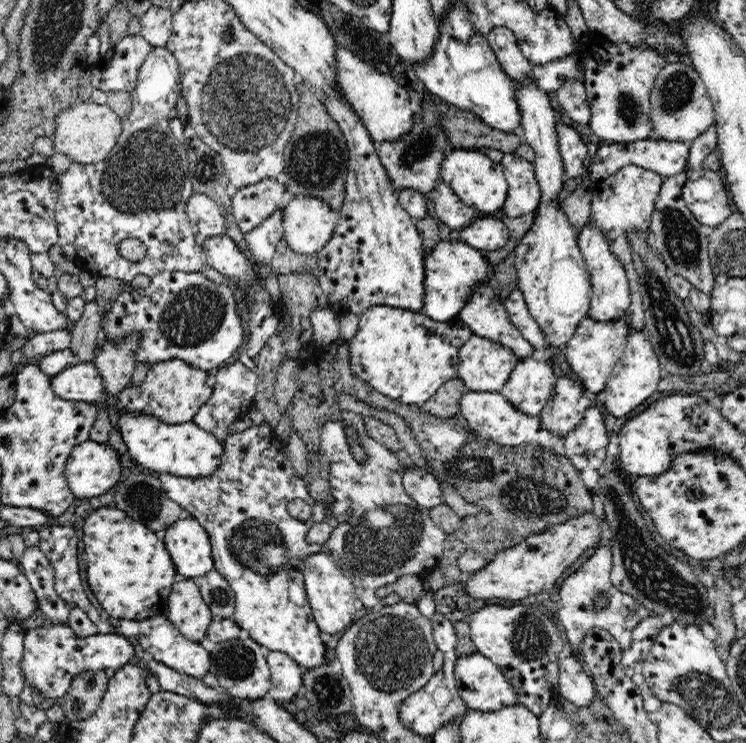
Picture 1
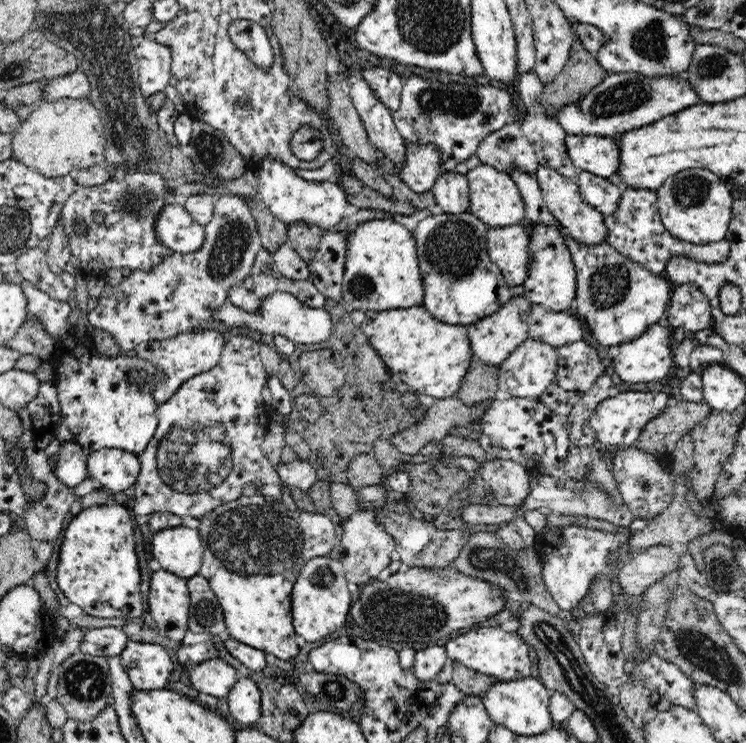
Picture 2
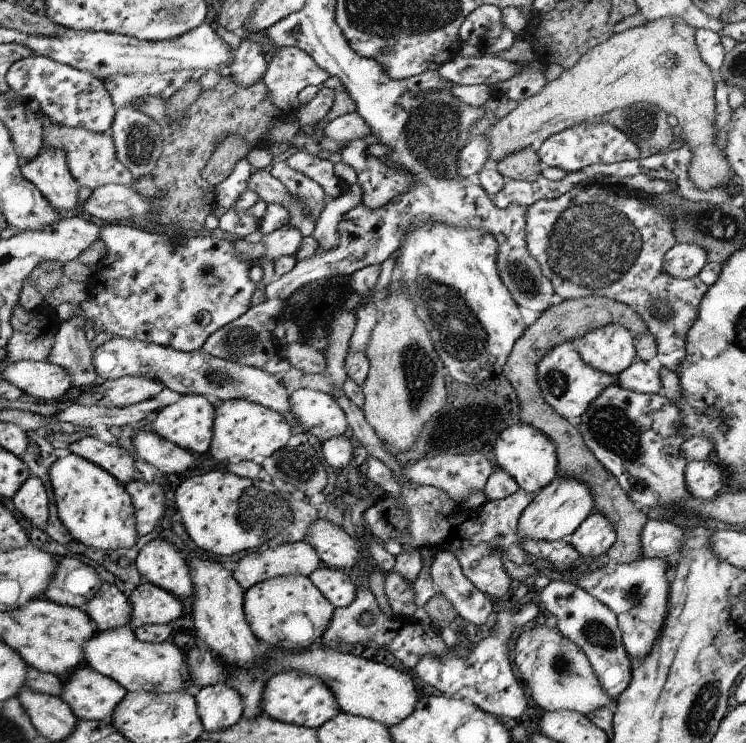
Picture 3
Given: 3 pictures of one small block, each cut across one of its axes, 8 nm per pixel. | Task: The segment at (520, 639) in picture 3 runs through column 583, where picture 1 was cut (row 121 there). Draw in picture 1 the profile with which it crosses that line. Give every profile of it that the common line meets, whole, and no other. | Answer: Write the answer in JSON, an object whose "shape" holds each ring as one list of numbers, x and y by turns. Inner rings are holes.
{"shape":[[688,60,669,63,662,68,650,94,651,118,655,125,652,140,690,143,715,124,713,101,708,97,704,82]]}

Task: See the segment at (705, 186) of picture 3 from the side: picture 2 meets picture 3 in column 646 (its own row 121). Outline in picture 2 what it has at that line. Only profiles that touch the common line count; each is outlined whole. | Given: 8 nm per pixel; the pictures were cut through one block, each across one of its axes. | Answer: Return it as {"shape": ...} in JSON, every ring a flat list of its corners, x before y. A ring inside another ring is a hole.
{"shape":[[60,98,58,100,44,102,37,110,34,110,24,122,18,126,16,134,12,134,10,145,12,145,12,159,22,162,26,167,40,173,46,178,56,178,68,175,74,168,90,168,94,164,104,164,104,148,106,139,104,137,105,127,99,110,92,105,89,98,70,99]]}

